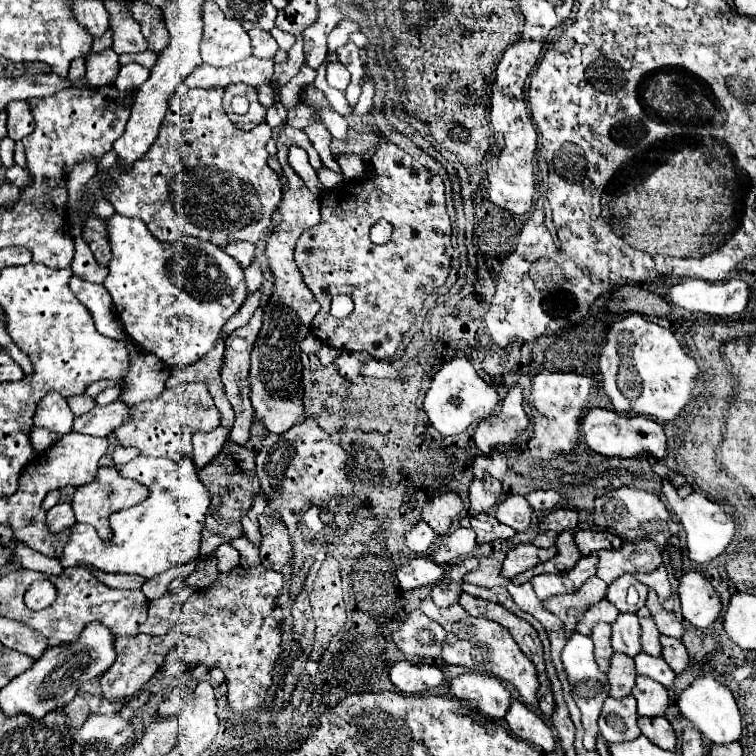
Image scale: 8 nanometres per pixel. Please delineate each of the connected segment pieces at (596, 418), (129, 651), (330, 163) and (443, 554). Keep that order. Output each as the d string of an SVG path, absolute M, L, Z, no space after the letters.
M588 408L586 414L580 420L584 442L590 450L602 454L602 456L620 456L620 458L632 458L640 452L652 454L656 460L664 458L666 454L666 436L658 422L646 416L620 416L614 410L606 408Z
M170 630L164 636L138 634L138 636L116 638L116 642L114 642L116 660L100 678L100 686L102 686L104 698L108 702L122 702L124 698L130 698L132 694L136 694L154 676L154 672L160 668L160 664L166 660L166 656L170 654L170 650L176 644L178 644L178 630Z
M314 122L314 124L310 124L310 126L304 128L304 134L308 136L308 140L312 142L312 146L314 146L316 152L320 154L322 164L328 166L328 168L334 170L334 172L340 172L340 166L338 166L338 162L334 160L334 156L332 156L332 152L330 152L330 140L332 140L330 132L328 132L320 122Z
M456 528L454 532L446 534L442 542L438 544L436 552L432 554L432 560L448 566L464 556L468 556L476 546L476 534L472 528Z

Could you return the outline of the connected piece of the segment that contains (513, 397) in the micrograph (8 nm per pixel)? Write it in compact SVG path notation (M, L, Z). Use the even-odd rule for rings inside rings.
M512 386L500 402L500 408L476 424L474 442L484 454L488 454L490 448L516 440L528 428L528 424L530 420L522 408L522 388Z

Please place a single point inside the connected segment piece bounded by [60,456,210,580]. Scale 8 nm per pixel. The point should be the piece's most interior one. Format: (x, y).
(164, 531)

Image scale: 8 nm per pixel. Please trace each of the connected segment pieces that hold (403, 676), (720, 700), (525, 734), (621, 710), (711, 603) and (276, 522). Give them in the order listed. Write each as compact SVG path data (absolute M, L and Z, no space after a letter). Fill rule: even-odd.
M396 662L390 668L392 684L404 694L424 694L444 682L442 670L430 664L412 664L412 662Z
M708 674L696 678L686 690L682 690L682 694L678 696L678 708L682 716L686 716L704 734L704 738L714 744L732 744L738 742L742 736L740 710L734 702L732 692Z
M512 698L510 708L504 716L510 732L514 736L518 736L520 740L526 740L534 746L538 746L544 752L552 752L556 748L552 730L544 724L544 720L532 712L532 708L528 708L524 702Z
M626 696L622 700L608 698L604 702L604 708L598 718L600 734L606 738L606 742L626 742L638 738L642 732L636 726L638 712L636 712L636 700L634 696Z
M684 572L678 582L682 616L698 628L708 628L720 618L720 598L712 584L700 572Z
M266 514L258 516L258 522L260 522L260 534L262 534L262 542L260 542L262 566L268 570L280 572L282 566L292 560L292 544L290 544L286 526L280 518L266 516Z

